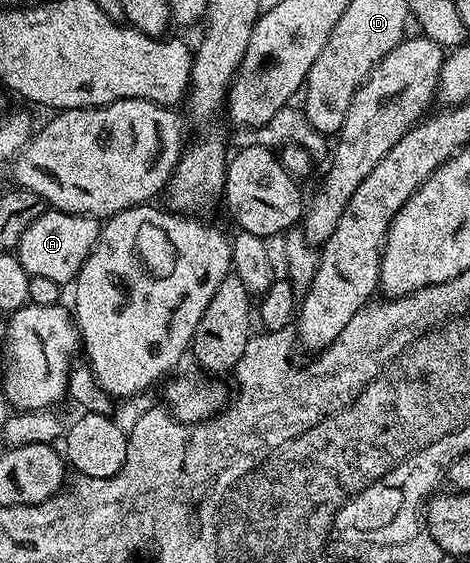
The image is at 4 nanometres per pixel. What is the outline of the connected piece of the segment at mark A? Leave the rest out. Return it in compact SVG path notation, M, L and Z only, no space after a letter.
M45 210L39 215L37 222L33 222L33 226L29 226L25 234L21 234L21 242L17 249L21 266L25 266L30 277L53 278L53 282L57 282L60 286L70 285L81 270L85 258L89 258L99 237L100 227L100 221L93 216Z

